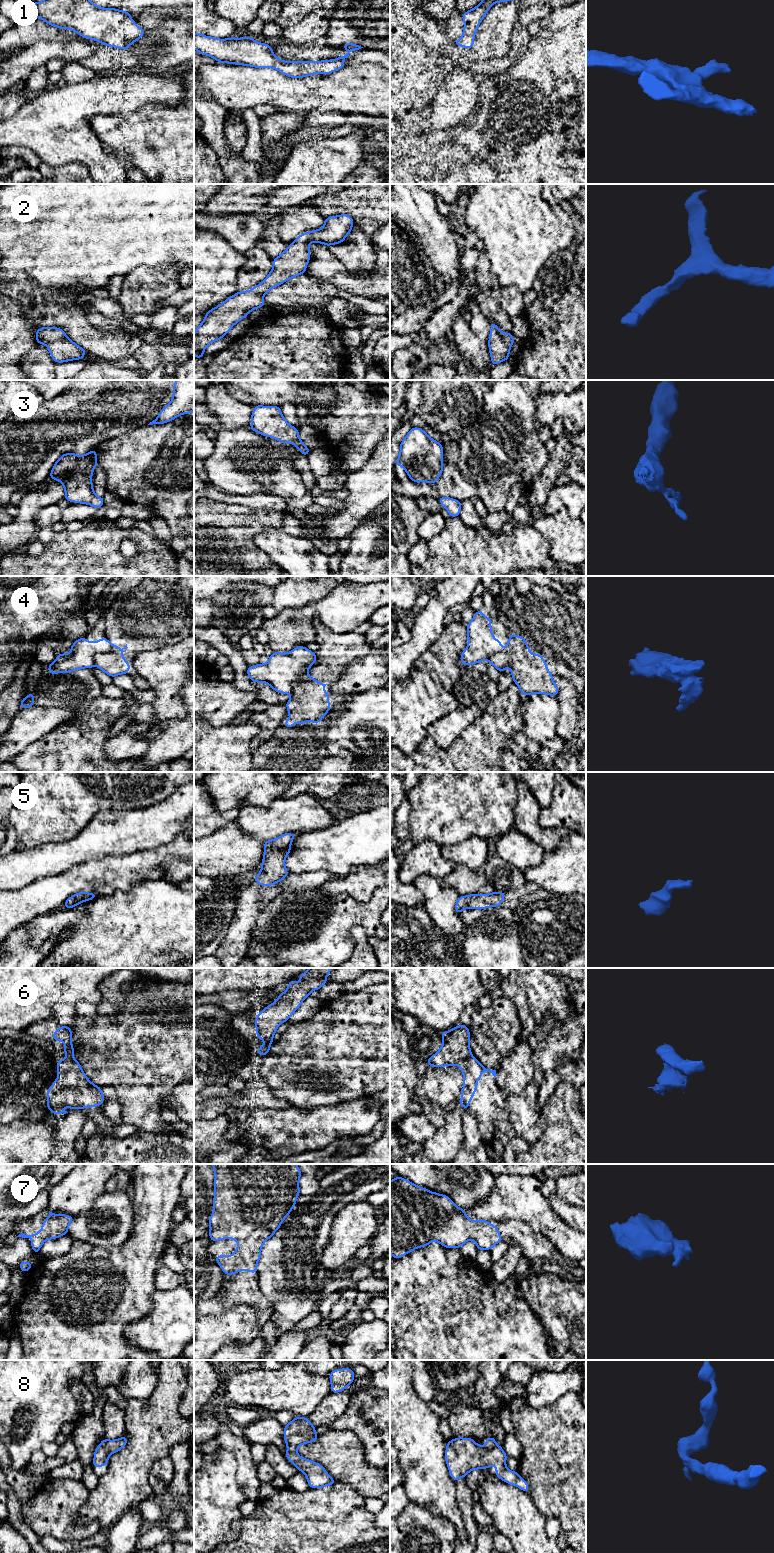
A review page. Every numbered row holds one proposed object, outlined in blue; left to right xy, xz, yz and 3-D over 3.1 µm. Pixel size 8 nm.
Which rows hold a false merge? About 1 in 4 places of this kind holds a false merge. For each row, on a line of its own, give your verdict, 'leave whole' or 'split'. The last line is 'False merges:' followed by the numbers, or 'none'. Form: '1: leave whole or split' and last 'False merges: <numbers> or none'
1: leave whole
2: leave whole
3: leave whole
4: split
5: leave whole
6: split
7: leave whole
8: leave whole
False merges: 4, 6

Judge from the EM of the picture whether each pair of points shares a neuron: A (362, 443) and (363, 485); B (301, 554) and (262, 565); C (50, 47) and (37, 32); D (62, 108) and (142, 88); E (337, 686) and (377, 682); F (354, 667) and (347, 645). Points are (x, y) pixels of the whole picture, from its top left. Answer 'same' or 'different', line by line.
A: different
B: different
C: different
D: same
E: same
F: different

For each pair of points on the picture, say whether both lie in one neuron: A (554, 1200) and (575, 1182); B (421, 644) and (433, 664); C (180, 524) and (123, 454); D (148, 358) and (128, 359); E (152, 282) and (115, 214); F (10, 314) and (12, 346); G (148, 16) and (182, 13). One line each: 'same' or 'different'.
A: different
B: different
C: same
D: different
E: different
F: same
G: same

